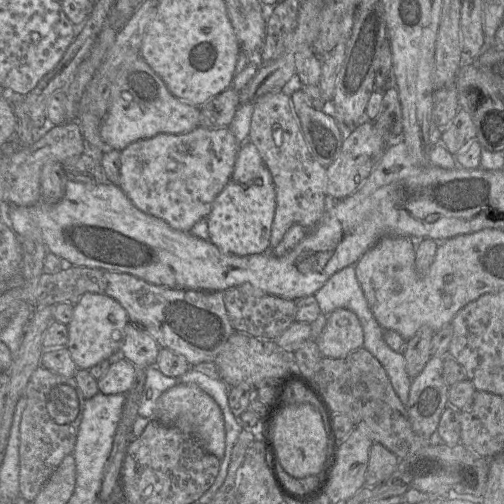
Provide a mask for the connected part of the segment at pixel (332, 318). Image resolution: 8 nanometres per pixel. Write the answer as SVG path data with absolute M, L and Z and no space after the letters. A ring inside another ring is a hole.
M349 309L332 311L316 339L322 357L344 358L363 346L363 330L357 315Z

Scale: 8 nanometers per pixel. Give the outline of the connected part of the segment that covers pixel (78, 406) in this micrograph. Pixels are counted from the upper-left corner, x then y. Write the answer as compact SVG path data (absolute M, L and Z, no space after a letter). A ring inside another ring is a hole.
M41 366L33 372L25 397L26 407L20 422L19 491L32 503L62 460L72 454L86 399L74 376L62 376Z

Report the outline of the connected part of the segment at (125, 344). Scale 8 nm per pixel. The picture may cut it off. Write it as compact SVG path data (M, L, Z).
M131 322L126 325L119 354L139 370L156 366L160 349L161 347L150 334Z

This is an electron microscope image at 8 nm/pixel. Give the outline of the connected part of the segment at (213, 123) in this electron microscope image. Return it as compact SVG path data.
M227 88L199 107L199 126L208 129L228 127L239 104L239 91Z

